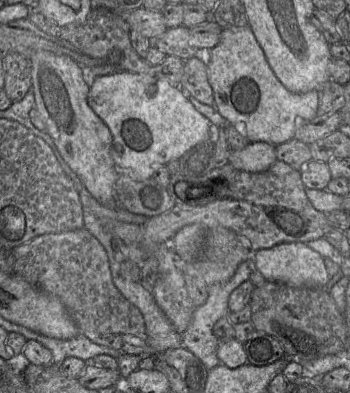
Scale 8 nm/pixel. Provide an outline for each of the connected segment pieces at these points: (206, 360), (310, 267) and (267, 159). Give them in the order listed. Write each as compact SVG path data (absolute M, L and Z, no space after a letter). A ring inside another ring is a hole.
M248 260L239 264L233 277L224 283L208 286L206 302L196 307L193 318L181 336L182 347L193 353L207 370L220 364L217 356L218 340L213 334L215 323L227 316L228 299L232 291L249 279Z
M303 242L280 243L252 253L253 262L266 281L279 282L291 287L324 288L328 281L324 258Z
M264 141L250 142L241 150L230 150L229 163L239 171L264 172L277 161L275 146Z

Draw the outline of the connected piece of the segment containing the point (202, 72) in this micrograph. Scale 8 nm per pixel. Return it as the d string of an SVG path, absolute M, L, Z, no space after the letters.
M195 56L184 60L180 86L198 101L215 107L213 90L208 81L208 67Z

